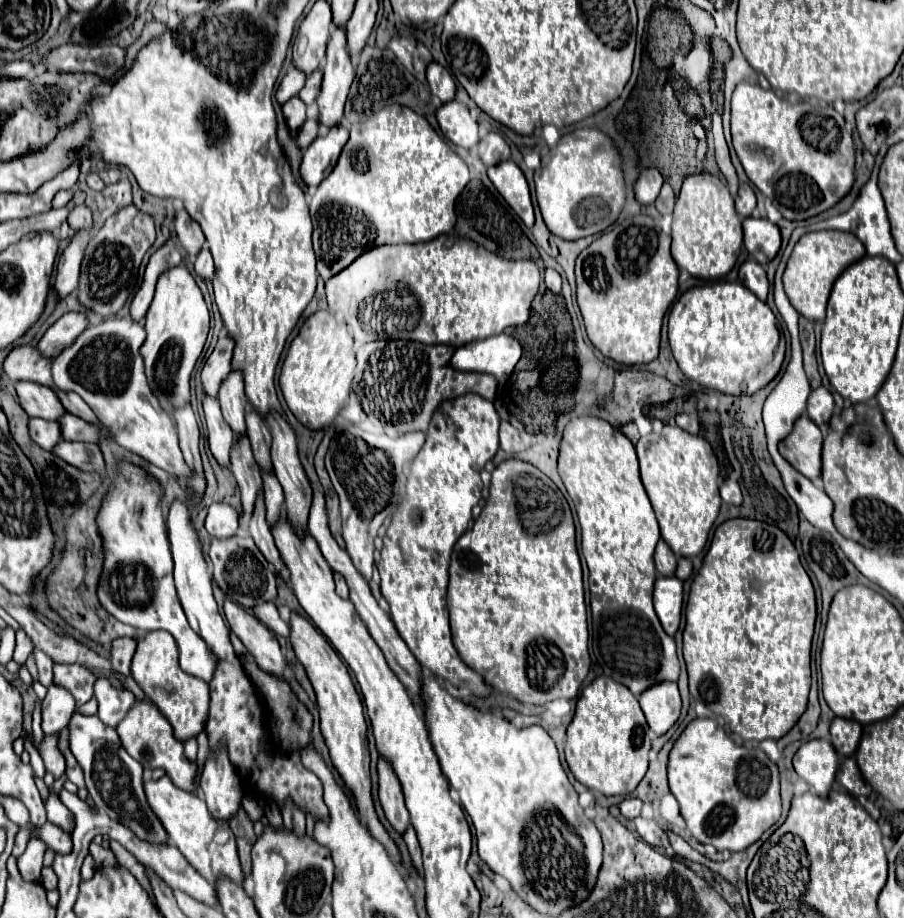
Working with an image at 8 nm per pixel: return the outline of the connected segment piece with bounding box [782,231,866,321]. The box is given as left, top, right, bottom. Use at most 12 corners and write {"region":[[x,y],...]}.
{"region":[[842,231],[800,237],[784,291],[810,321],[824,321],[836,277],[866,255]]}

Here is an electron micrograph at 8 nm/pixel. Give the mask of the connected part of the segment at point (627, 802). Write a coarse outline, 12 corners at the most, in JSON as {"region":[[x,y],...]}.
{"region":[[634,797],[618,803],[626,819],[638,817],[642,801]]}

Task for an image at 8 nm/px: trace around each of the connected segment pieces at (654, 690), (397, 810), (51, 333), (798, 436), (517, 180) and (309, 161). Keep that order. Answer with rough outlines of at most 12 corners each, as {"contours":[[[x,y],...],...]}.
{"contours":[[[660,681],[640,695],[650,729],[664,735],[680,717],[680,693]],[[380,755],[380,803],[400,833],[410,817],[402,797],[402,785],[388,761]],[[86,311],[62,315],[40,339],[40,353],[58,357],[86,331]],[[806,413],[778,443],[810,481],[820,479],[822,433]],[[510,159],[488,177],[526,227],[534,209],[524,173]],[[322,131],[306,149],[300,177],[308,189],[334,169],[348,131]]]}

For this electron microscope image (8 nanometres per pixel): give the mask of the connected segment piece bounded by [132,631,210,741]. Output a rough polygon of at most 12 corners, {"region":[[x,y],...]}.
{"region":[[168,631],[138,641],[132,677],[188,741],[204,731],[208,683],[186,675]]}

